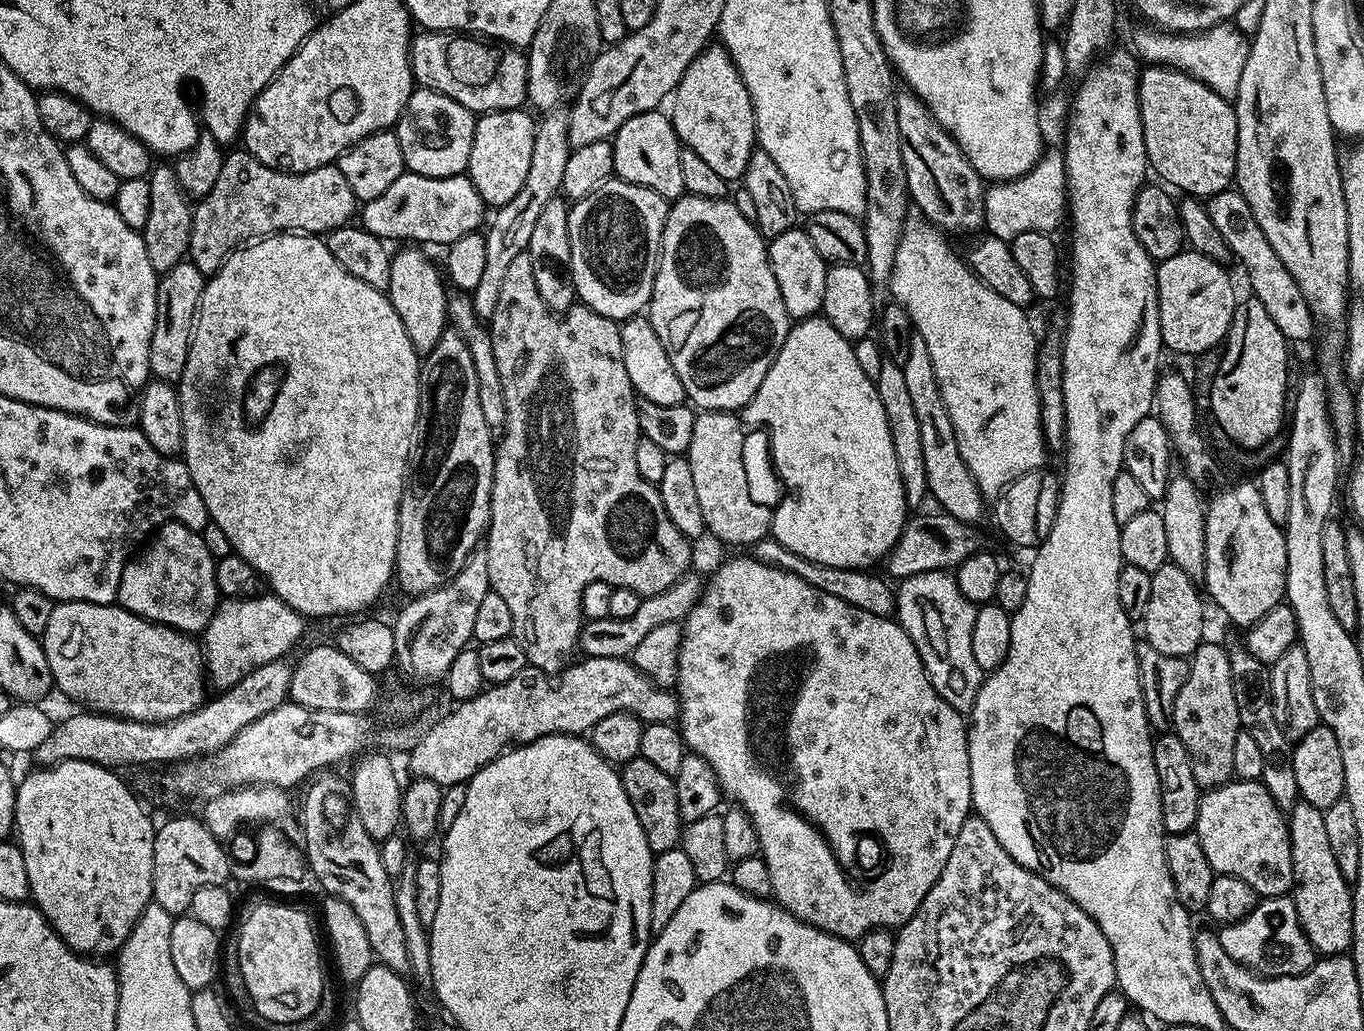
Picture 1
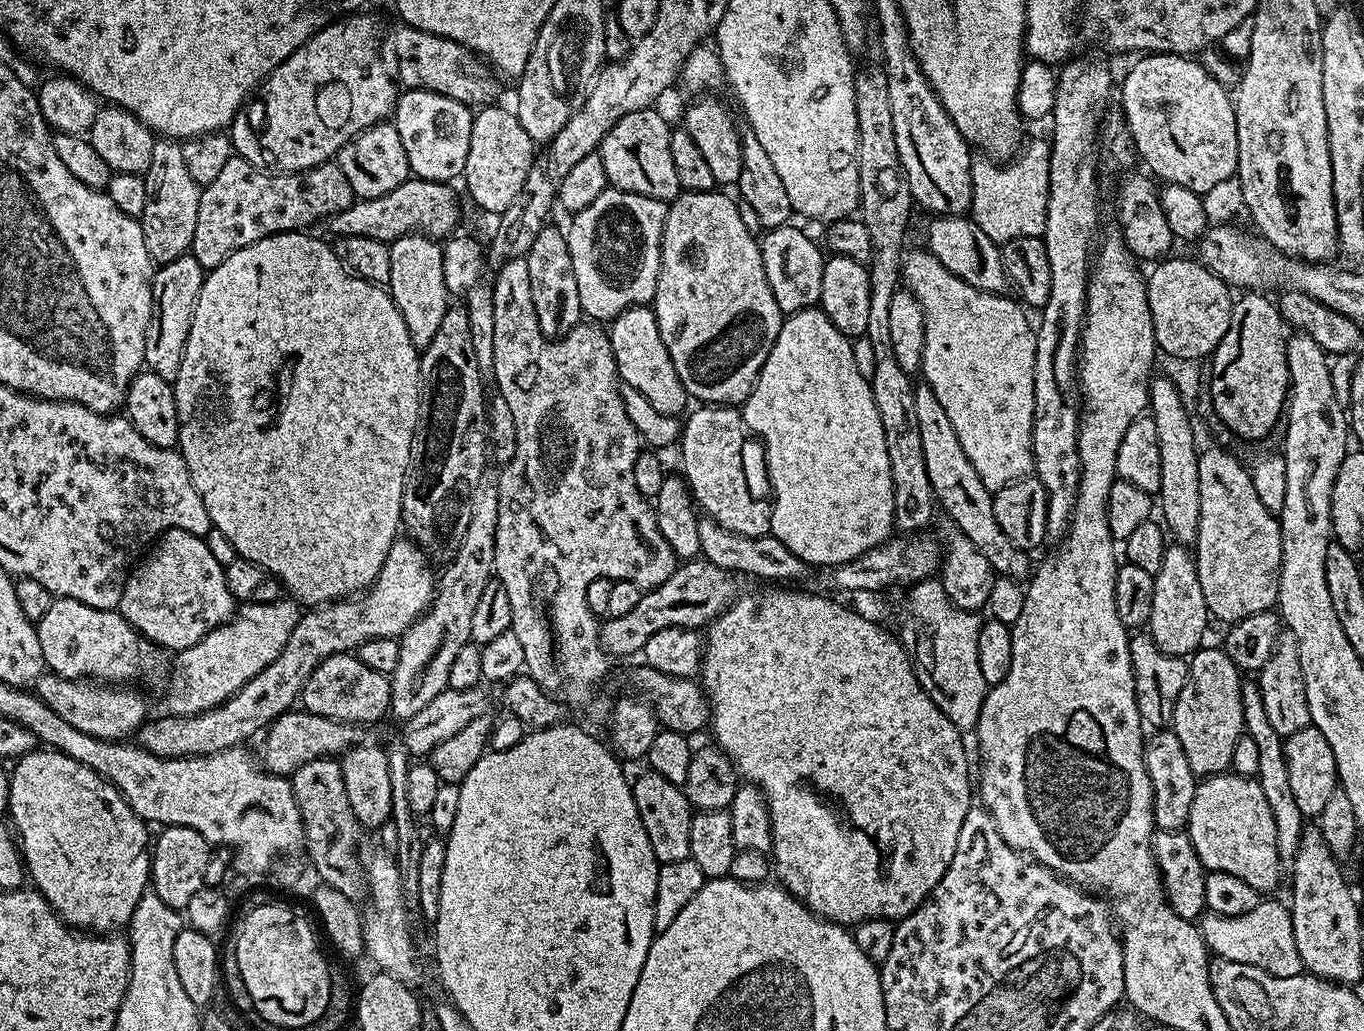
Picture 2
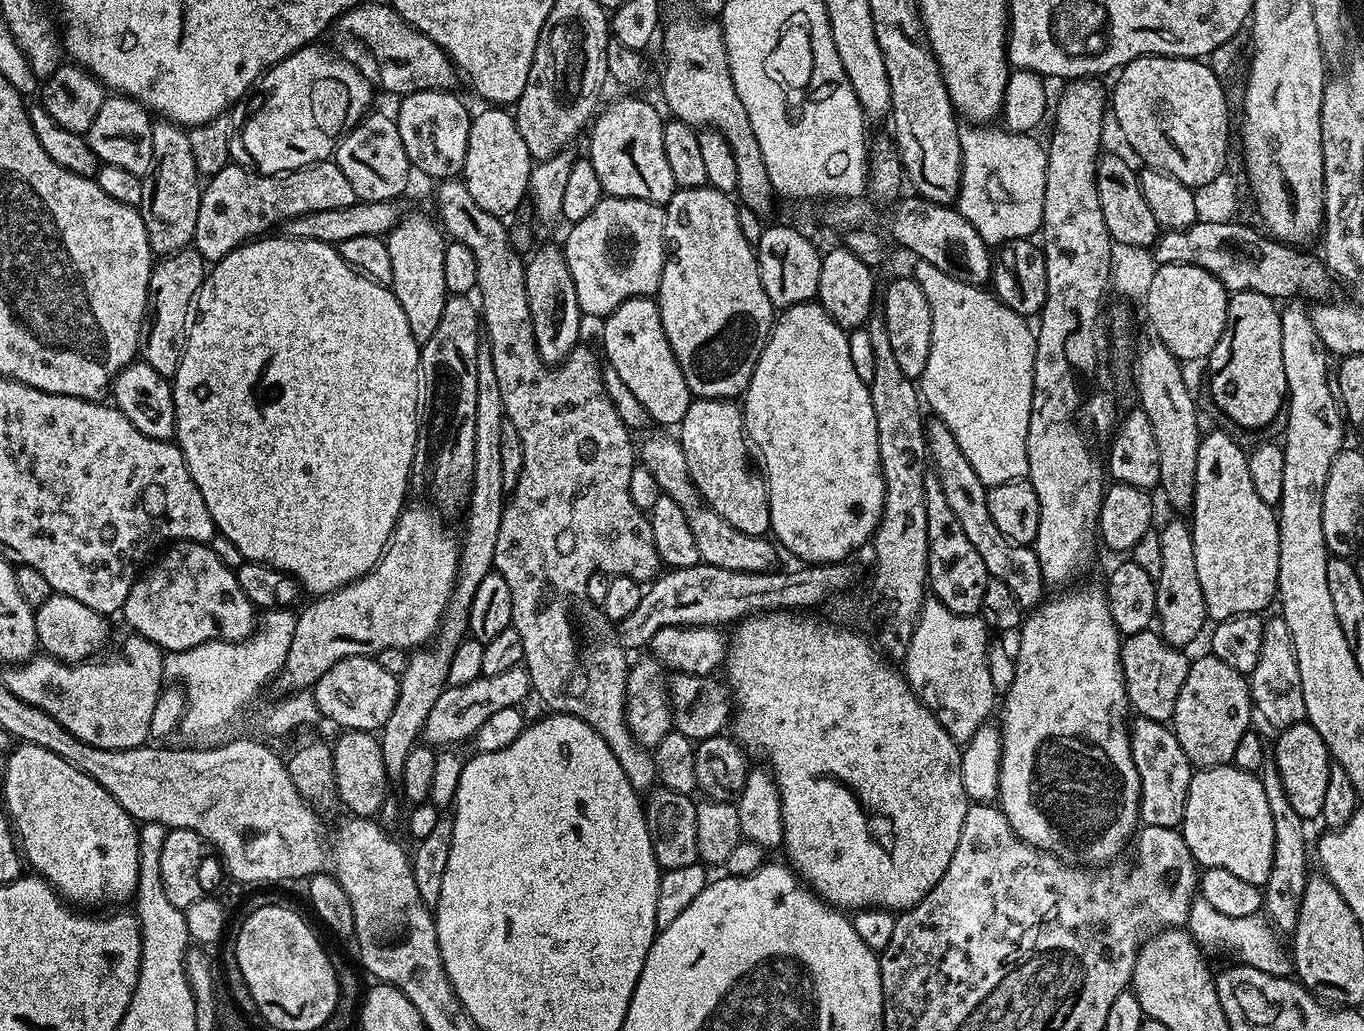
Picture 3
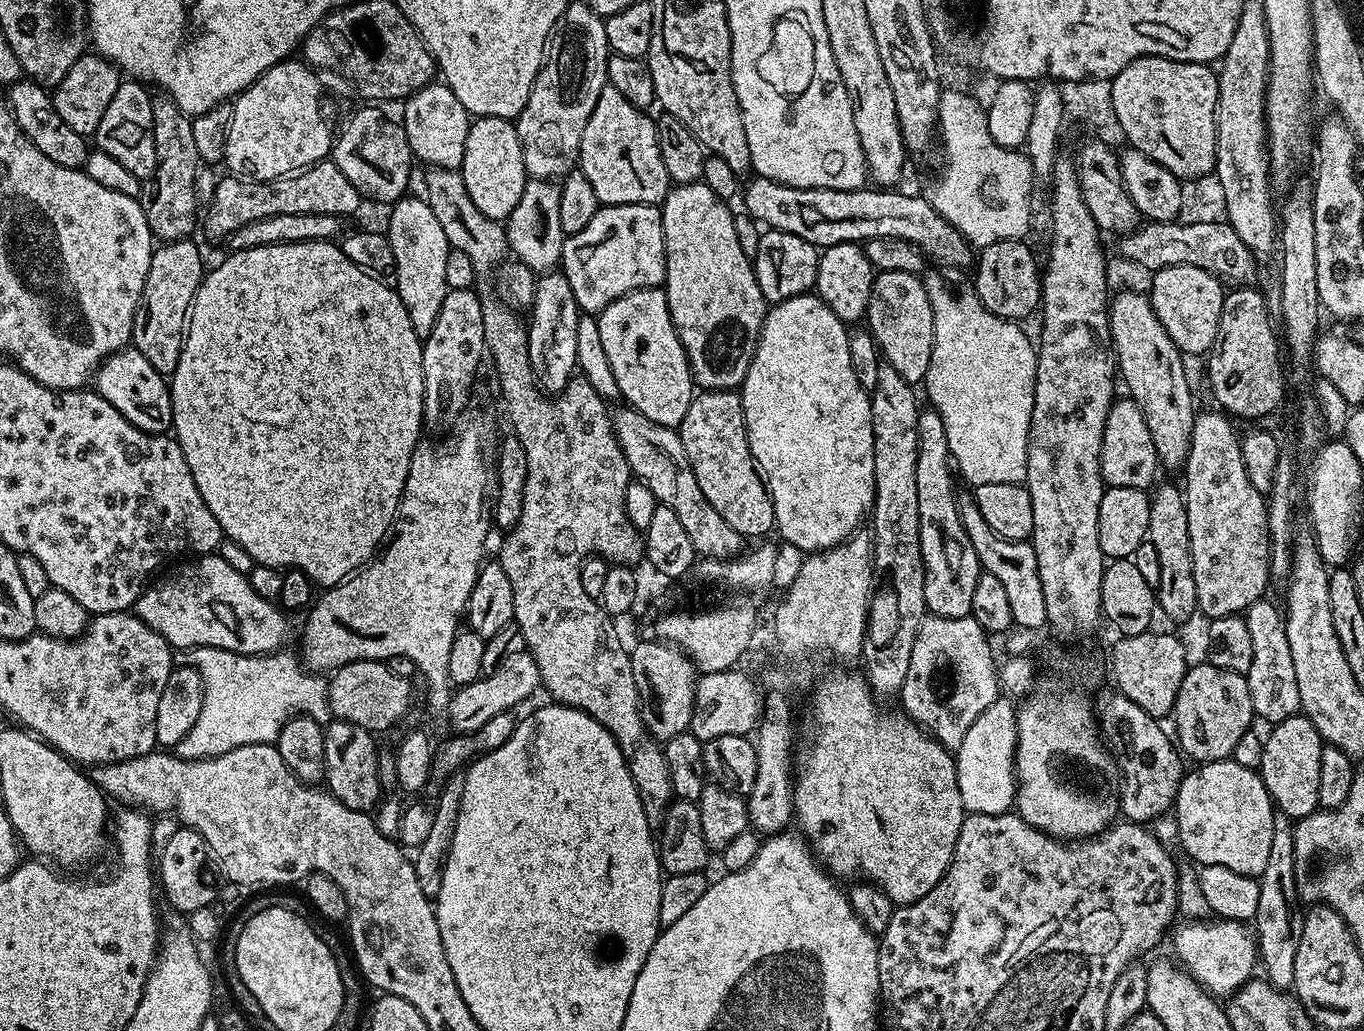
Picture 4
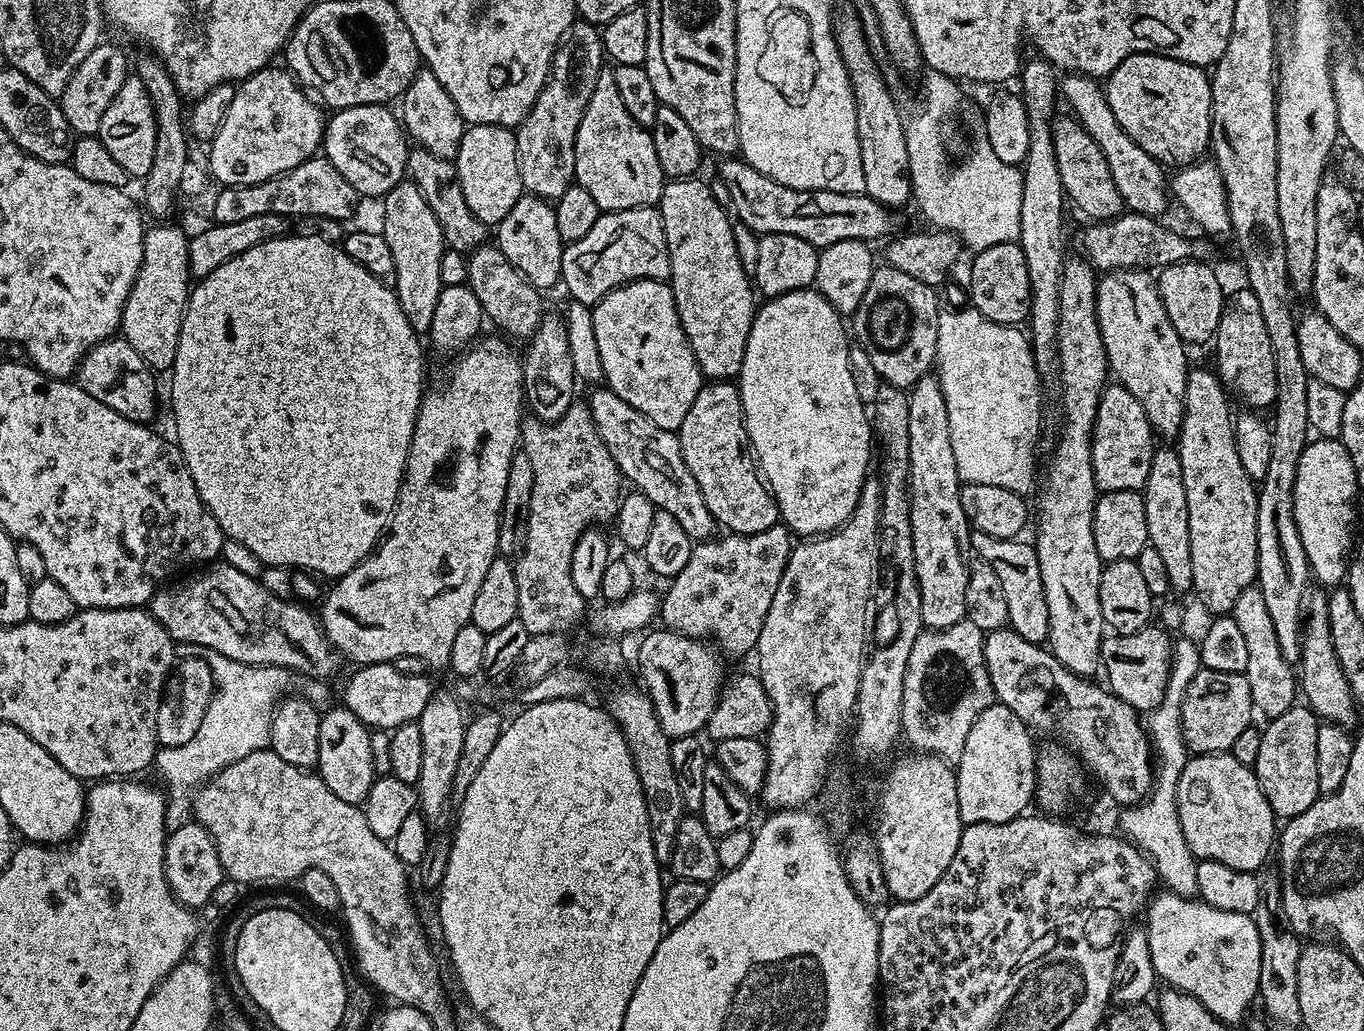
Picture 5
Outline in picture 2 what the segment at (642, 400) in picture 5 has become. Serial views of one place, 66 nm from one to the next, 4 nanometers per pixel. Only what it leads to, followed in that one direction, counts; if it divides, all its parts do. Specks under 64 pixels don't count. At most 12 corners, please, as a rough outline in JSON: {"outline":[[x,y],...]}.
{"outline":[[655,311],[611,321],[616,371],[658,414],[690,397],[662,342]]}

